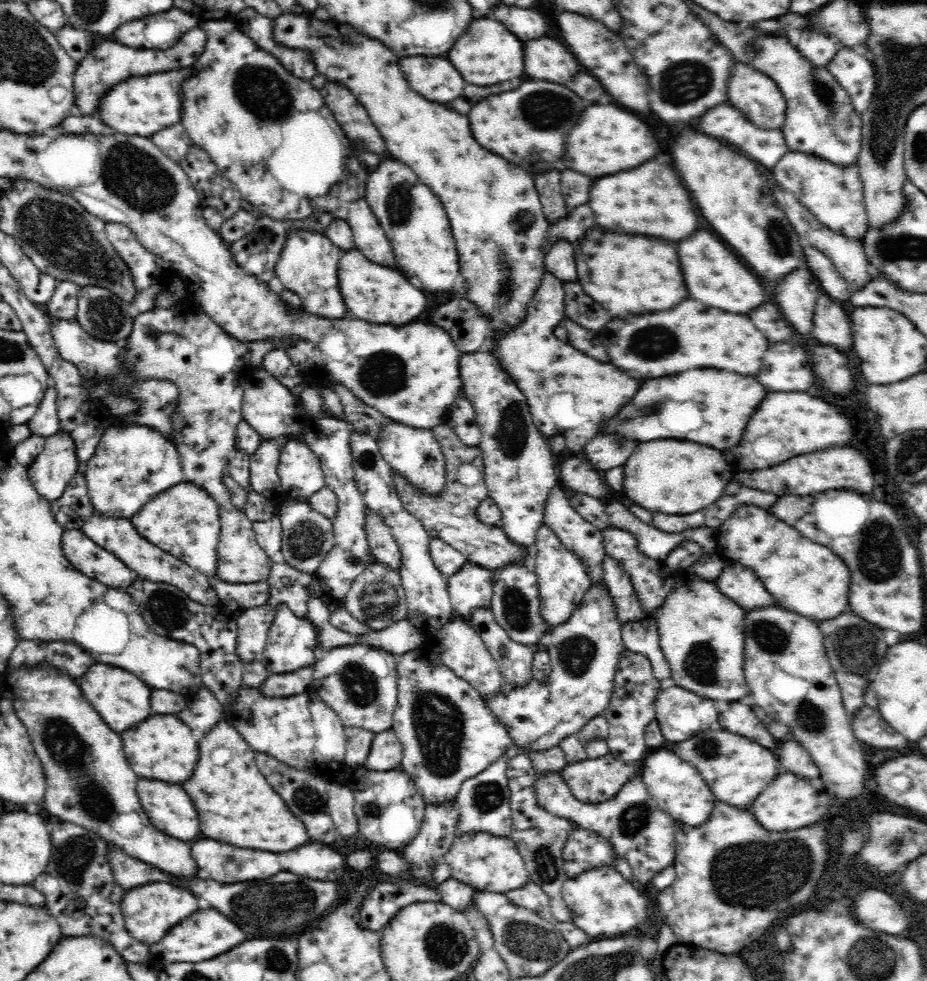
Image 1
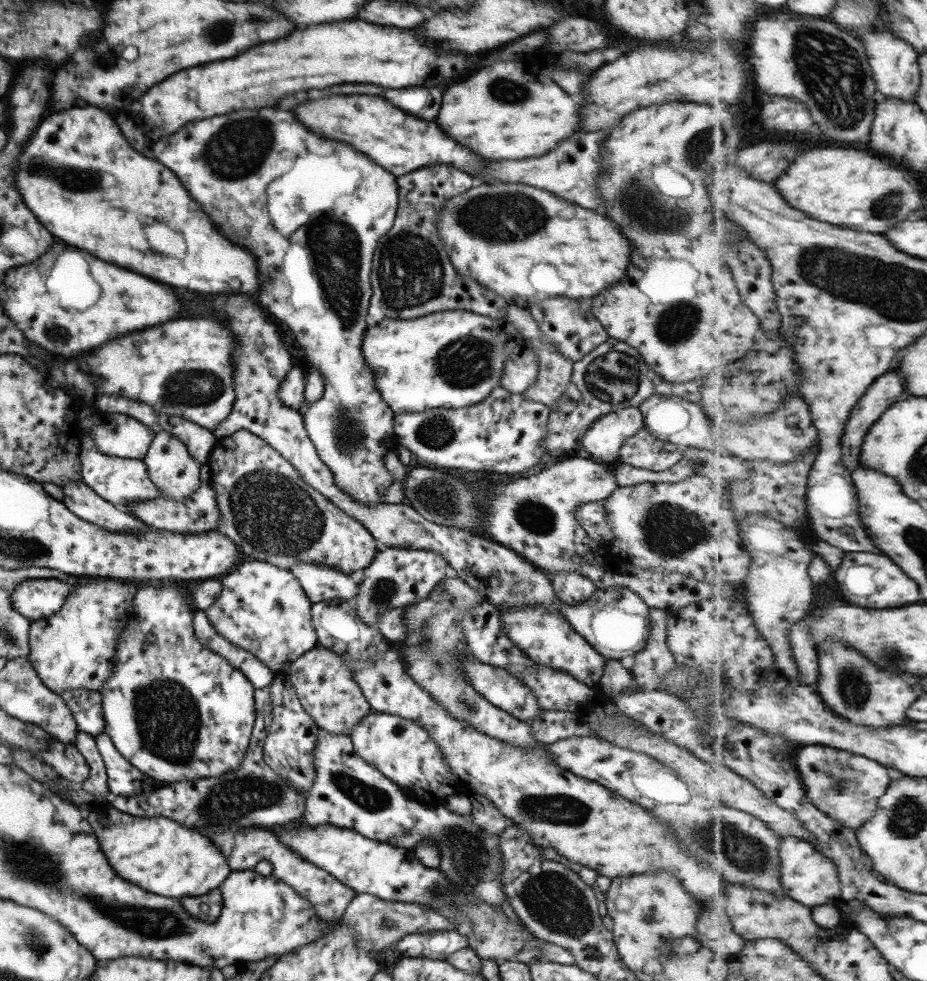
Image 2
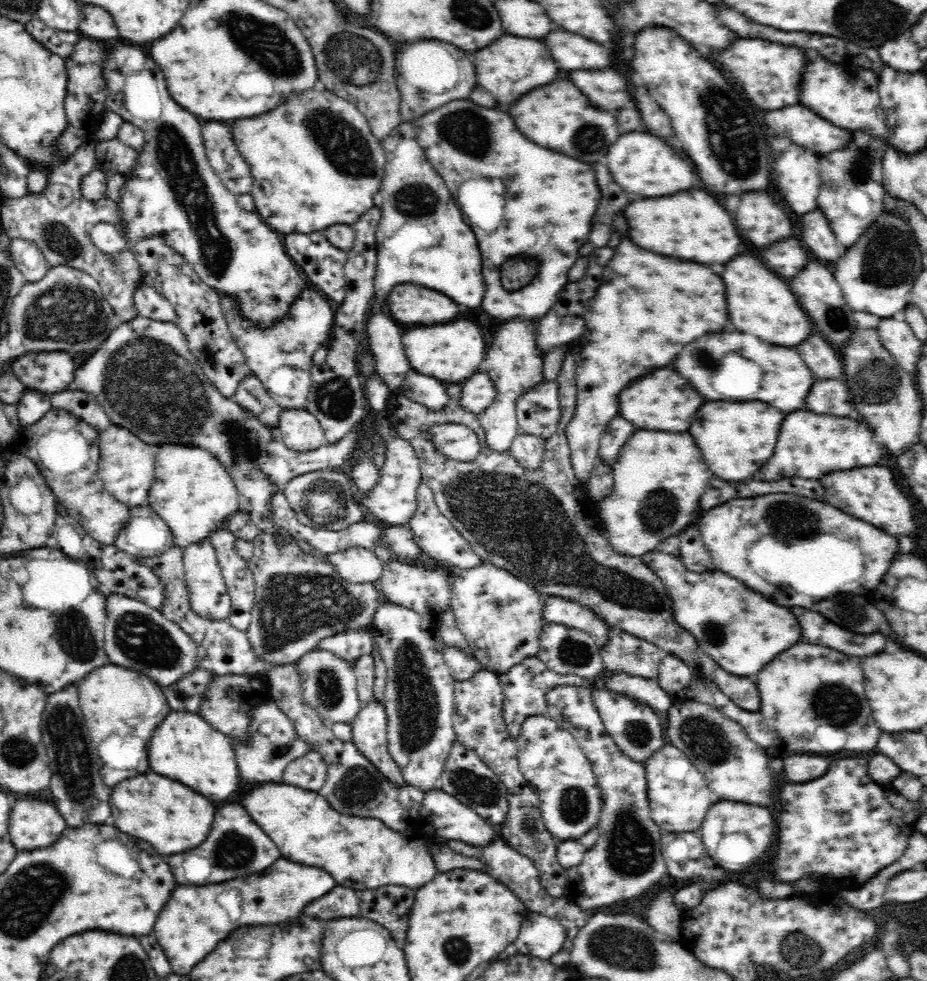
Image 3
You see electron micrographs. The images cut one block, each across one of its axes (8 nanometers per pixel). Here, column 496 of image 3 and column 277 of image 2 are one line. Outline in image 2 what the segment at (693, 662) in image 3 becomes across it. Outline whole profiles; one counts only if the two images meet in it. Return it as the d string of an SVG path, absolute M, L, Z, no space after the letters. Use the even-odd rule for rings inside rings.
M236 431L230 436L217 436L212 450L204 460L209 467L208 484L217 494L219 518L215 528L236 544L243 559L261 560L290 570L293 564L327 564L345 574L358 574L377 554L381 547L369 531L359 522L349 518L320 492L303 482L298 472L265 440L246 431Z

